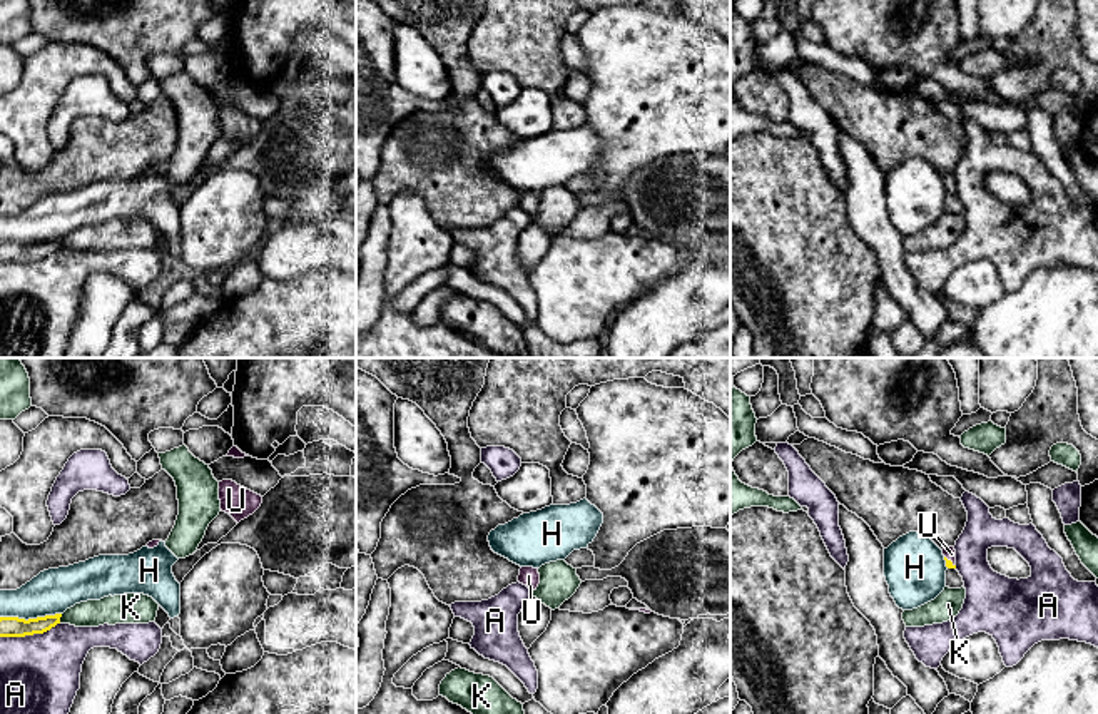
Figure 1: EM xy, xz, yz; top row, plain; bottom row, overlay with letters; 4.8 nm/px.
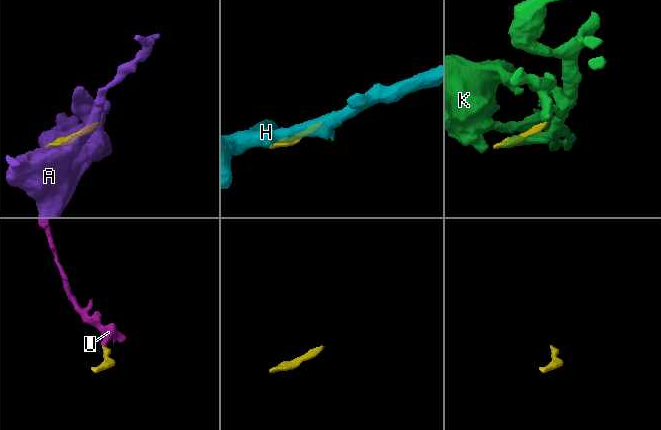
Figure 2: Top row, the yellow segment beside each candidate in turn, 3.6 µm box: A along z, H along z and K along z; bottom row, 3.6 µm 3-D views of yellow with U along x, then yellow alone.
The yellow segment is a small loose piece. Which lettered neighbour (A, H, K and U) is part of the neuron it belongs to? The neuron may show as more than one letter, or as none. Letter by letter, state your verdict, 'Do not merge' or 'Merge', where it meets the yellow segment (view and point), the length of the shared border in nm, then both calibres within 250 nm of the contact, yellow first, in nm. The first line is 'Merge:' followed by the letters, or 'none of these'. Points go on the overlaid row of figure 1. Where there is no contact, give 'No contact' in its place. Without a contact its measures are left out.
Merge: U
A: Do not merge. Touches yellow at xy (29, 634). Shared border 300 nm. Thickness 100 nm (yellow) against 380 nm
H: Do not merge. Touches yellow at xy (30, 619). Shared border 300 nm. Thickness 100 nm (yellow) against 220 nm
K: Do not merge. Touches yellow at xy (59, 619). Shared border 50 nm. Thickness 100 nm (yellow) against 130 nm
U: Merge. Touches yellow at yz (950, 560). Shared border 80 nm. Thickness 30 nm (yellow) against 60 nm

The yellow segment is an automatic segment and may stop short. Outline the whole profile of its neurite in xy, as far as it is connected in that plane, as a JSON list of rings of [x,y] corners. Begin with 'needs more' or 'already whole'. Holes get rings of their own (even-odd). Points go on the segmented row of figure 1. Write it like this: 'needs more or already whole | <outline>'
already whole | [[[62,614],[37,619],[0,617],[0,637],[25,637],[43,634],[60,624]]]

